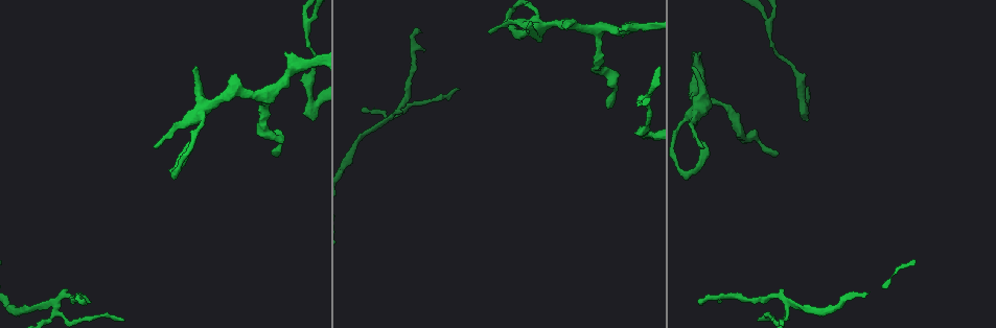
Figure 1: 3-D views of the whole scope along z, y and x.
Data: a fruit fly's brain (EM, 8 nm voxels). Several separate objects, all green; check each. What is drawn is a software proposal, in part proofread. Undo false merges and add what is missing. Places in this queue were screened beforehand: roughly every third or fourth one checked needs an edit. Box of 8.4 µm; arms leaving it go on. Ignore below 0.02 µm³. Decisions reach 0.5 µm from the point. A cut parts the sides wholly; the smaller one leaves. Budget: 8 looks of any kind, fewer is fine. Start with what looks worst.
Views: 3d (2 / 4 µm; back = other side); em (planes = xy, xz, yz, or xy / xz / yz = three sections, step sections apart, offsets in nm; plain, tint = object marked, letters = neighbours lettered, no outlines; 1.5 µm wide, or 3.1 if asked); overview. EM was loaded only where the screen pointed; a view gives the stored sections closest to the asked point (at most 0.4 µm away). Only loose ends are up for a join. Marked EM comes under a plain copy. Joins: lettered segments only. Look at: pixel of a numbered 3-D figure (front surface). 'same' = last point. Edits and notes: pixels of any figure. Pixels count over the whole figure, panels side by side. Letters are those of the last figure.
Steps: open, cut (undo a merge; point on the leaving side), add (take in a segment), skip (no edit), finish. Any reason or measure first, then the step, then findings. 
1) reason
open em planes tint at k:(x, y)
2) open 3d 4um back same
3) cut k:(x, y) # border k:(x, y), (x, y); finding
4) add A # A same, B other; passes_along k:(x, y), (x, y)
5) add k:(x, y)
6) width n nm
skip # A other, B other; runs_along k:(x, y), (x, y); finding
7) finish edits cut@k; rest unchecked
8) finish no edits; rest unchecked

thin end
open em xy step 4 tint at 1:(702, 304)

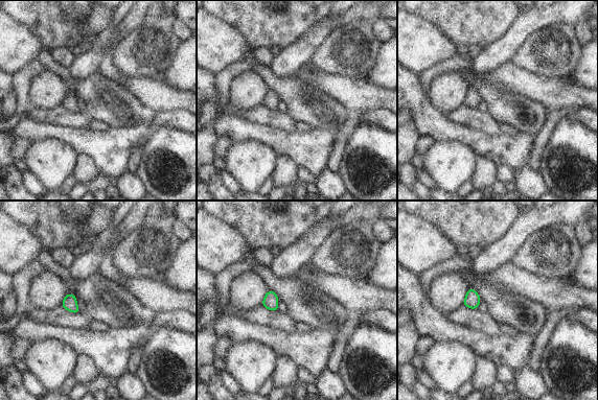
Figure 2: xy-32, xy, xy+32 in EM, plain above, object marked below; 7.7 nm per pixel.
cut it another way
open em planes letters same

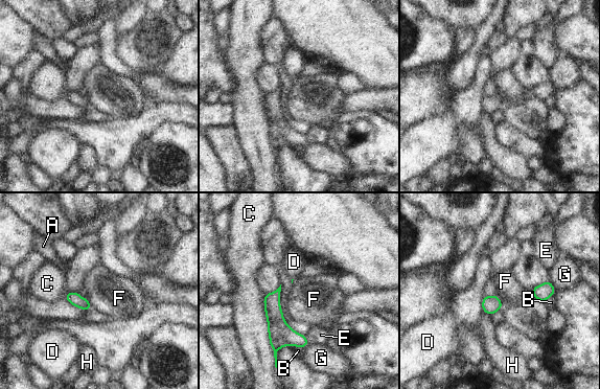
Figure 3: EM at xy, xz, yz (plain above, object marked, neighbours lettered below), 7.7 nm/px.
skip # A other, B other, C other, D other, E other, F other, G other, H other; border 3:(497, 295), (502, 309); no lettered segment goes on from it

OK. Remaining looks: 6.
open 3d 2um at 1:(386, 119)

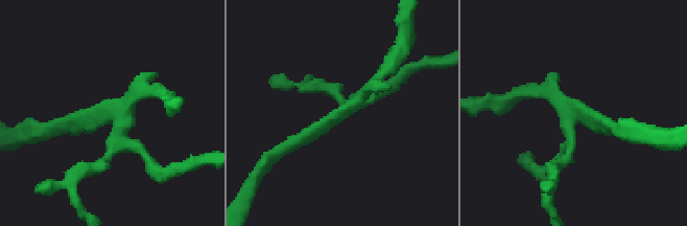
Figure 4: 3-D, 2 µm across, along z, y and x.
open em yz step 4 tint at 4:(350, 103)

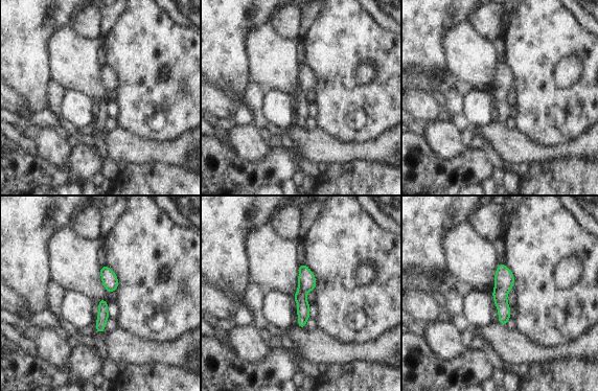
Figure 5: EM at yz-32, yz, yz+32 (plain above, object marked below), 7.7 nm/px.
open em yz step 4 letters same

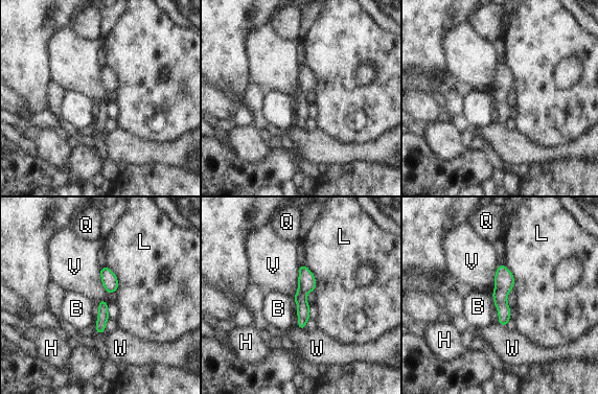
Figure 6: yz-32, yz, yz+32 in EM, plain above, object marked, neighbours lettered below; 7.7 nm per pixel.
skip # B other, H other, L other, Q other, V other, W other; runs_along 6:(302, 268), (301, 325); continuous, no second neuron

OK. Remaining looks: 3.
free end
open em xy step 4 letters at 1:(231, 74)

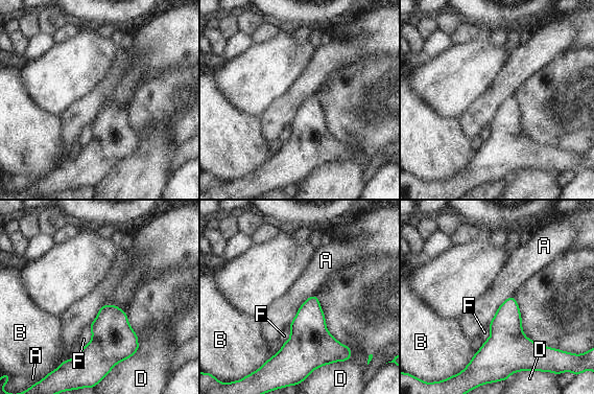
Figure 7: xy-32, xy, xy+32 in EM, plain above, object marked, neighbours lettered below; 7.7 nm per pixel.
cut it another way
open em planes letters same

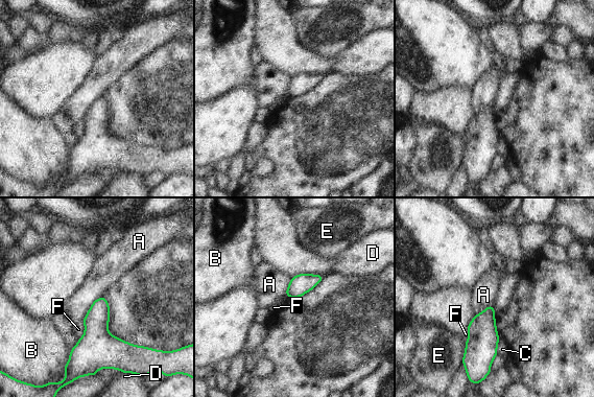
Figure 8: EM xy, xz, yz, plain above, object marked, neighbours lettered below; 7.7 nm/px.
skip # A other, B other, C other, D other, E other, F other; border 8:(102, 296), (93, 302), (82, 320); none of them fits

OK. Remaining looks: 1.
finish no edits; rest unchecked

